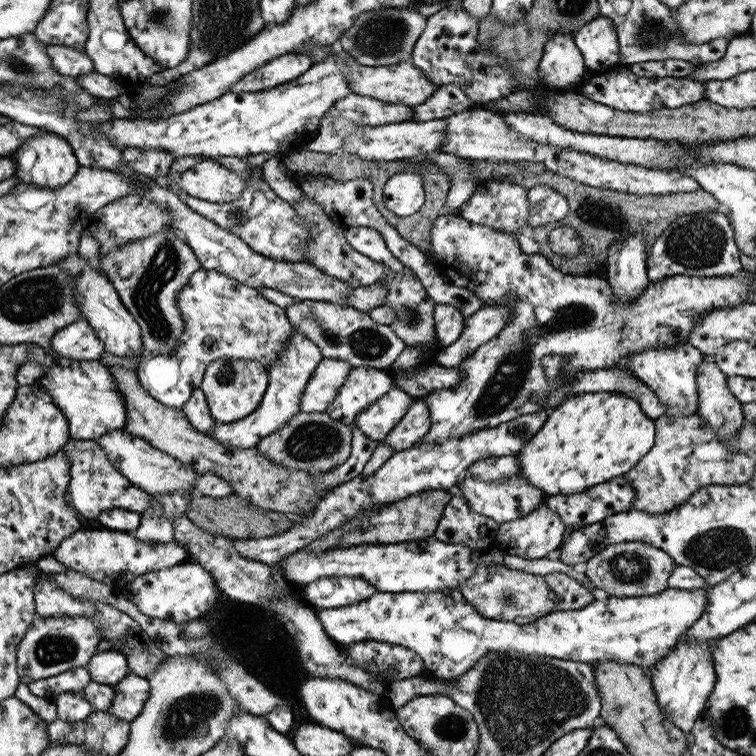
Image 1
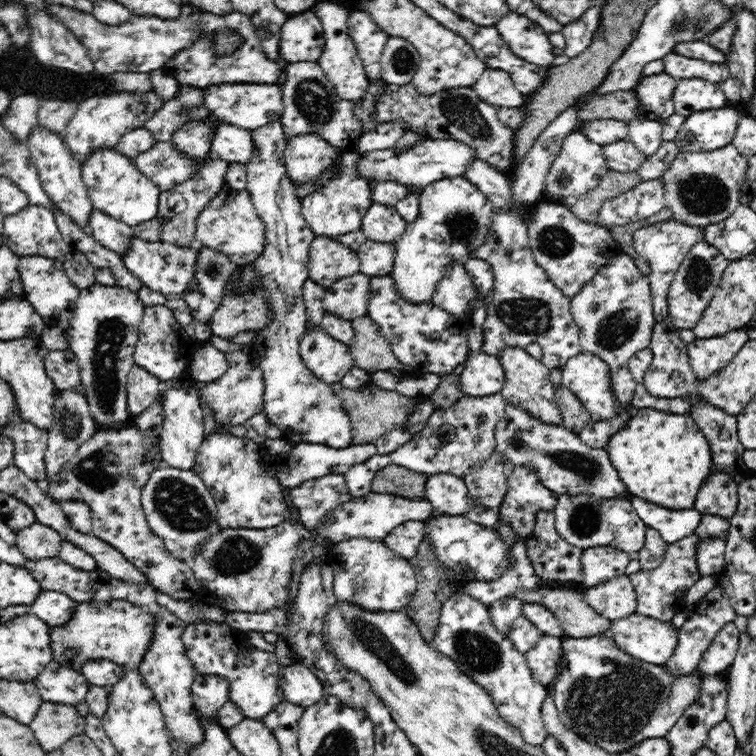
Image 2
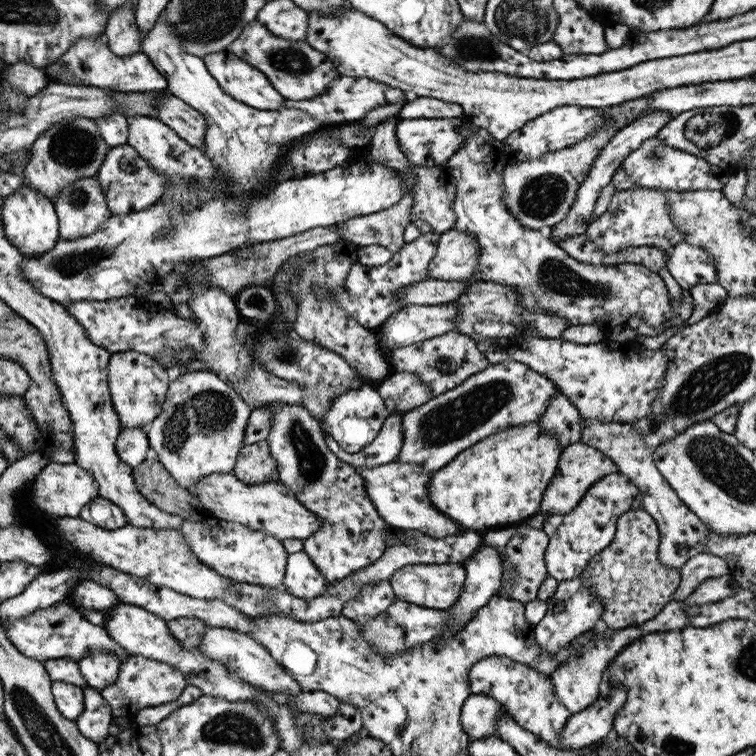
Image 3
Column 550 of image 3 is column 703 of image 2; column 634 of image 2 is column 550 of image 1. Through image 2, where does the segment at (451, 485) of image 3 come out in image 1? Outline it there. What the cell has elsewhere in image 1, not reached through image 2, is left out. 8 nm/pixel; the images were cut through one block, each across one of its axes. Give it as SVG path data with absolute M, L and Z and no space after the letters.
M591 392L573 395L547 410L547 420L518 450L516 457L520 474L545 496L577 494L590 486L607 482L626 473L654 441L653 421L643 415L635 398L617 392Z

